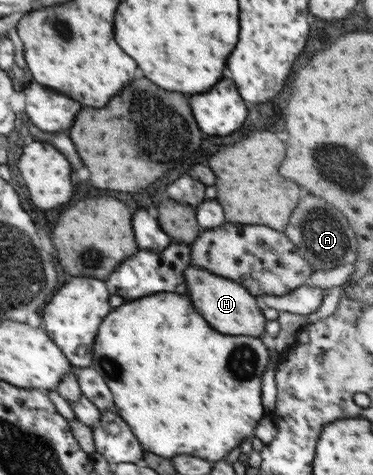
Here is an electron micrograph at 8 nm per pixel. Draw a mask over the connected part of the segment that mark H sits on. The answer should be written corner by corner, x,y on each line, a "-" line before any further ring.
193,264
185,273
187,291
194,301
194,305
220,329
220,333
228,333
234,336
264,337
266,333
266,316
260,309
256,295
247,287
232,278
222,277
220,274
210,273
206,269
196,267

